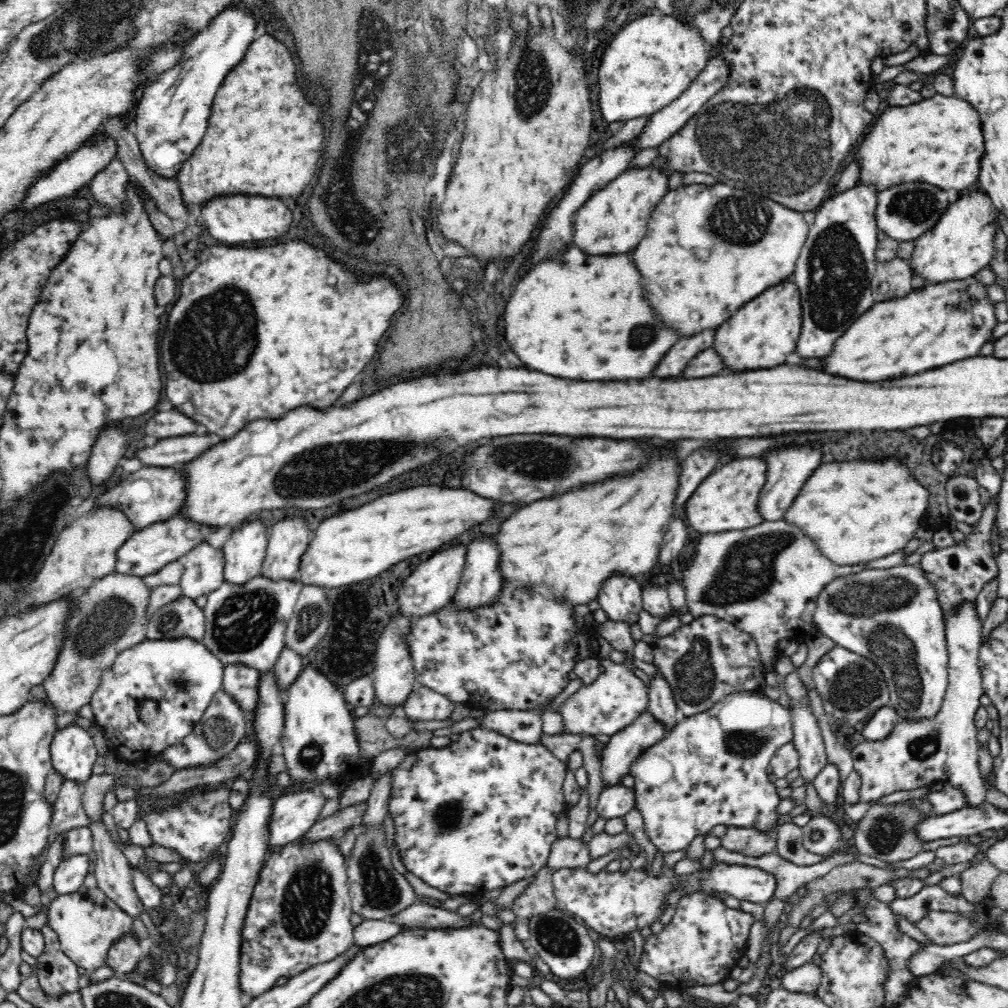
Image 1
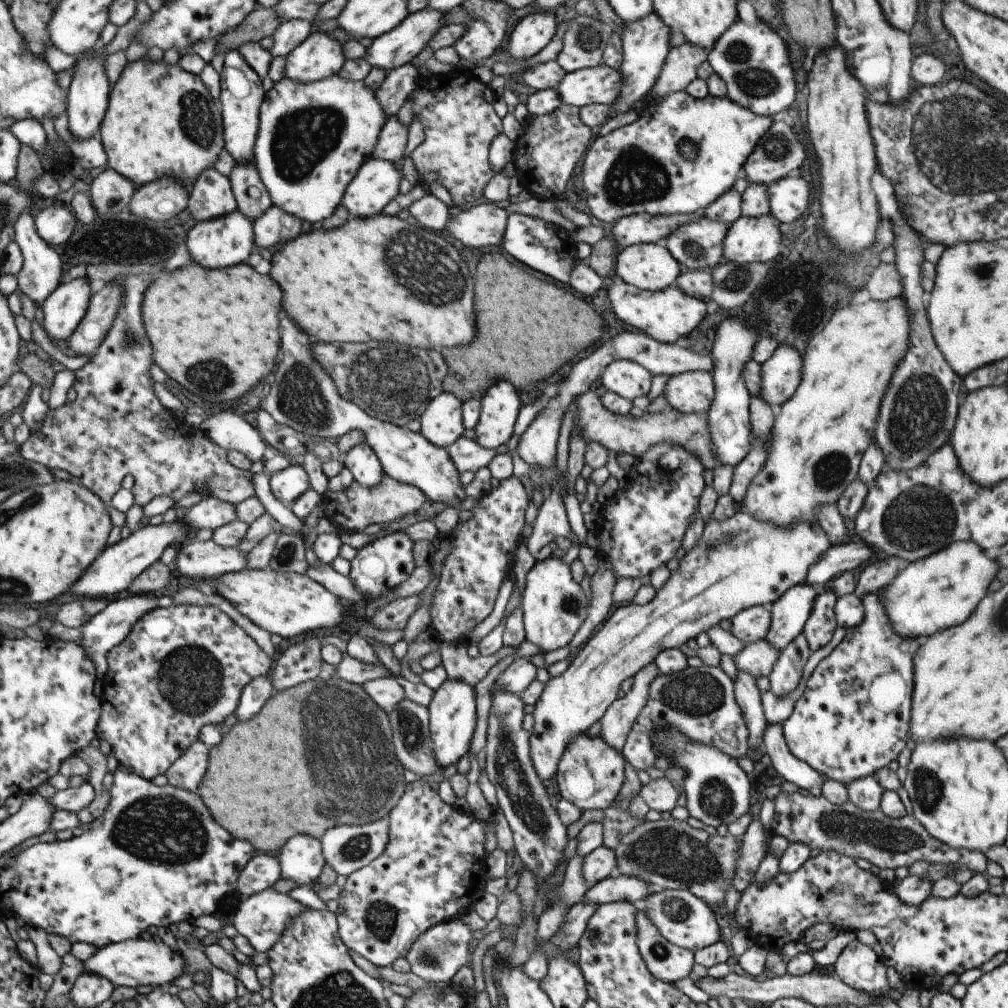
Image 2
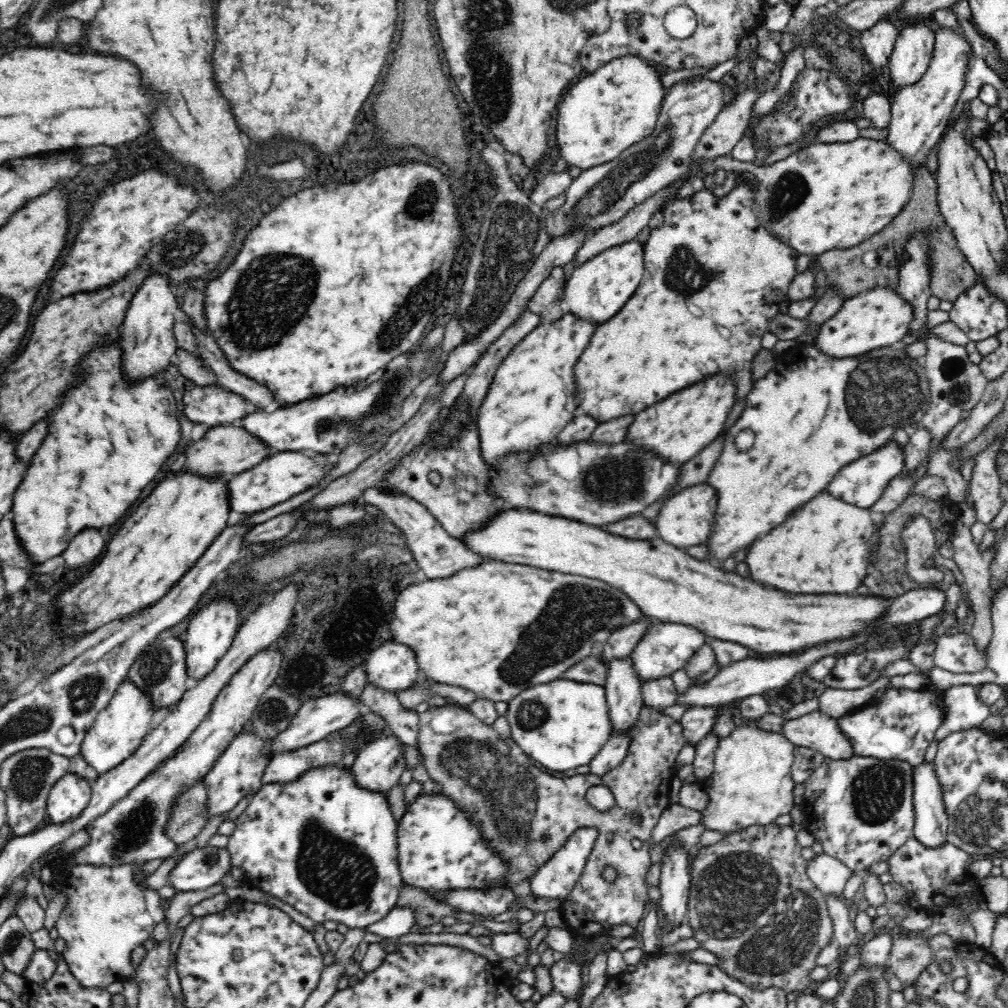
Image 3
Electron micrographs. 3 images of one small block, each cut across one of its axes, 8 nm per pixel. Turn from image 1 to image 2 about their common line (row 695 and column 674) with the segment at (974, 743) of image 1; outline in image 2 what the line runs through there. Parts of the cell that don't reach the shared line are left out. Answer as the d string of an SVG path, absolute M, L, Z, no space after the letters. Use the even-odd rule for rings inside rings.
M639 905L635 910L635 944L651 976L666 983L688 976L694 963L694 952L668 943L659 930L645 918Z

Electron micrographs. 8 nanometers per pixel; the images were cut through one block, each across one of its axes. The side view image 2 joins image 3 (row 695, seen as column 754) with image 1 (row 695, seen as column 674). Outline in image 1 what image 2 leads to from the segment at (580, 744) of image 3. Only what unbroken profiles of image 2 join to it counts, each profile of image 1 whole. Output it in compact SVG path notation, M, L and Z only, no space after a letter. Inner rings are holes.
M608 659L602 664L606 667L606 672L600 674L592 684L583 685L575 694L568 696L560 706L560 714L563 716L562 733L588 735L588 737L607 734L611 737L630 726L647 710L649 690L642 680L637 678L624 663L614 664Z

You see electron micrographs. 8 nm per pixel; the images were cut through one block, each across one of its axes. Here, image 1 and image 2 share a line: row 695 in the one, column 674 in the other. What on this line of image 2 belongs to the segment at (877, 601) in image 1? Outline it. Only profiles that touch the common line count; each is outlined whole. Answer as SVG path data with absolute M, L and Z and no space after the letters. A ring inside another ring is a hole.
M683 888L655 890L638 905L647 914L645 918L659 930L659 934L675 946L695 952L714 944L720 937L716 918L710 908Z

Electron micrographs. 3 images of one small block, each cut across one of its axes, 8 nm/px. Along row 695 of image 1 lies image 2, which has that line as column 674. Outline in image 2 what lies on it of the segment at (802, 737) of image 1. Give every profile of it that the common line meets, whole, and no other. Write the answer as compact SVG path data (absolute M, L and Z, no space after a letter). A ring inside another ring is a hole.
M657 778L642 784L638 794L649 809L660 813L671 812L677 804L679 789L664 778Z

